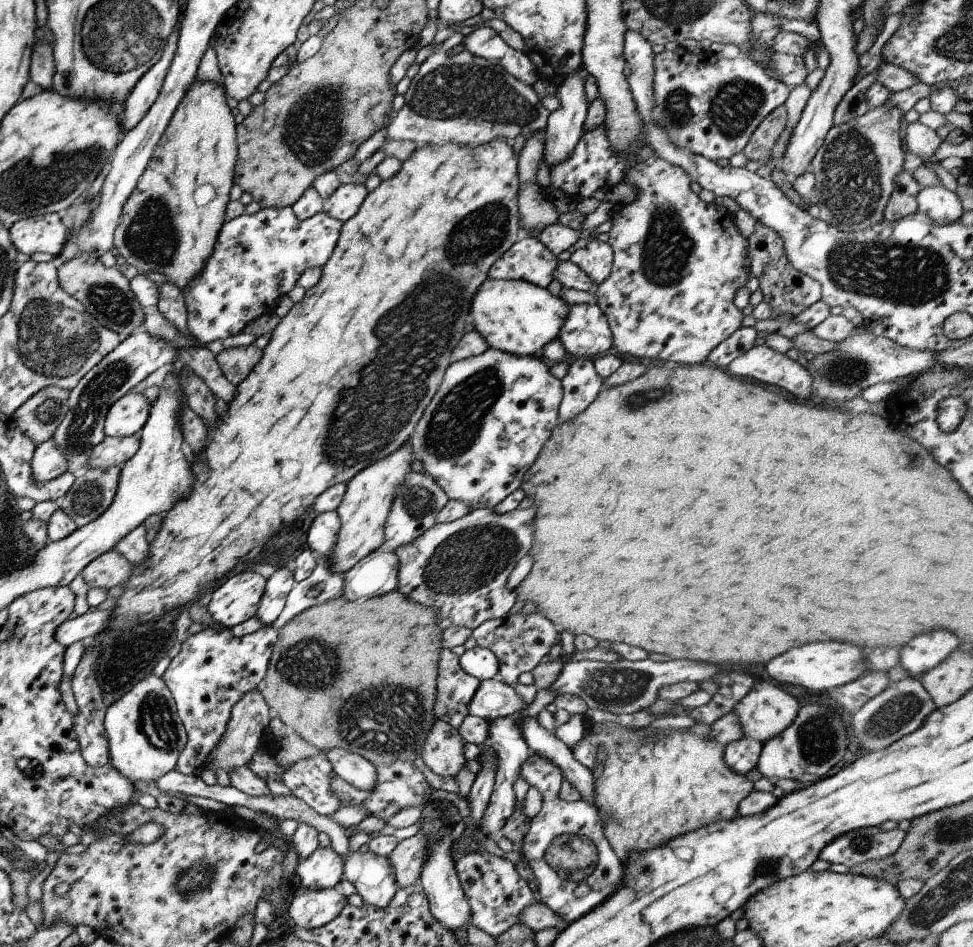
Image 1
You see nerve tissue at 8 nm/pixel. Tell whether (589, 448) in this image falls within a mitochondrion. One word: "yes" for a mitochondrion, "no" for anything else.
no

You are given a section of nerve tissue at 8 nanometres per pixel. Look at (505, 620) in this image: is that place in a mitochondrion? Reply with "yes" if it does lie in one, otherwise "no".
no

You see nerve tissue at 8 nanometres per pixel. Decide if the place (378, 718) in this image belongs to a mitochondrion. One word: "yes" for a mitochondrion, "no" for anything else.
yes

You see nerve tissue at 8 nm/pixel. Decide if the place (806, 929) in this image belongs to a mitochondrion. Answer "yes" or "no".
no

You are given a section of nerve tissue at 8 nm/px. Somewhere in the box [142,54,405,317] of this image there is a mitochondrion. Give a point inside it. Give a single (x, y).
(314, 128)

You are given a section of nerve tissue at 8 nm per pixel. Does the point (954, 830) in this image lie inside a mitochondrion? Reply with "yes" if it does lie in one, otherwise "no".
yes

